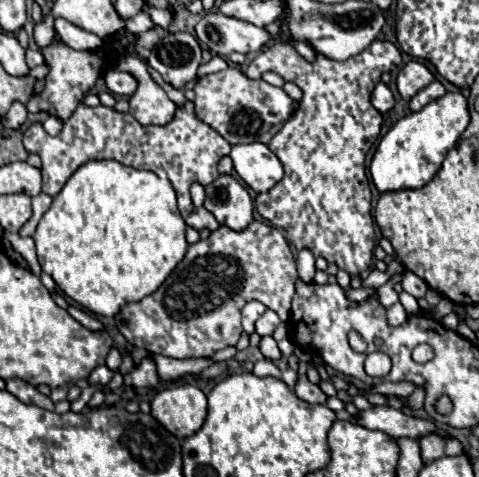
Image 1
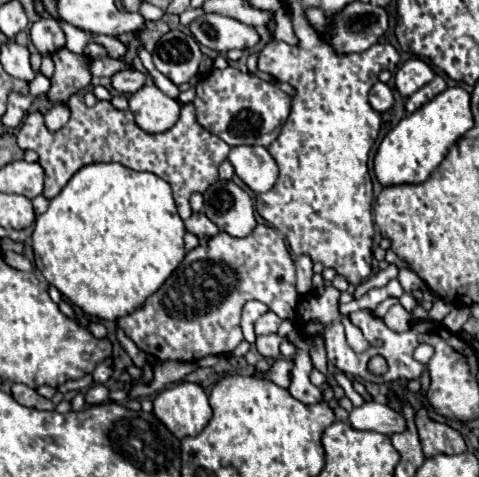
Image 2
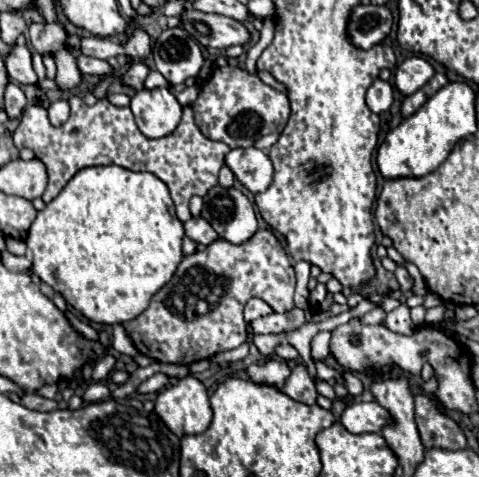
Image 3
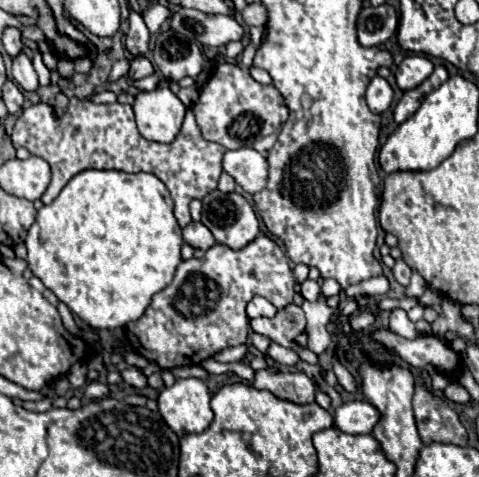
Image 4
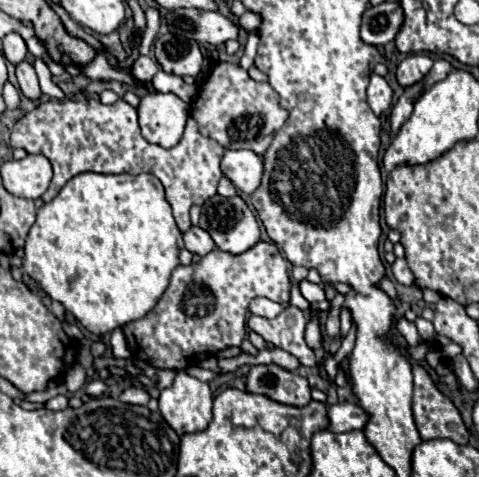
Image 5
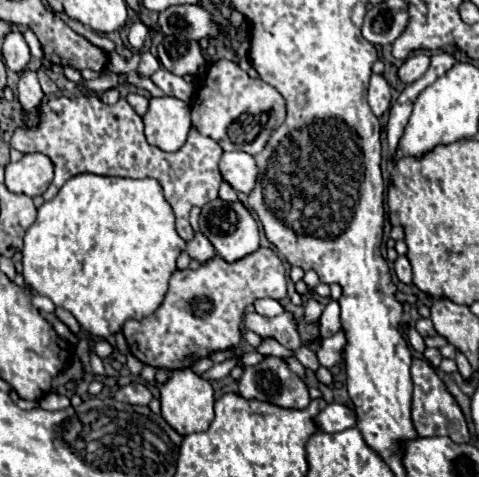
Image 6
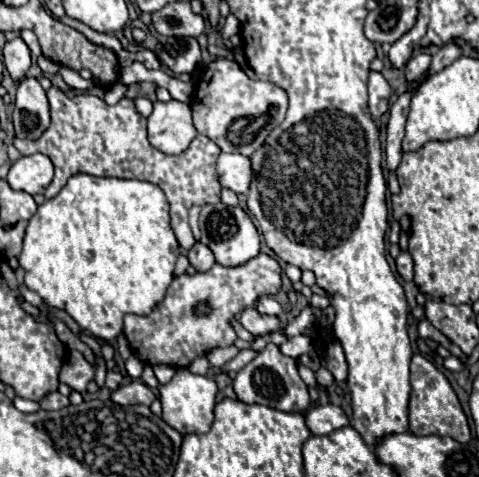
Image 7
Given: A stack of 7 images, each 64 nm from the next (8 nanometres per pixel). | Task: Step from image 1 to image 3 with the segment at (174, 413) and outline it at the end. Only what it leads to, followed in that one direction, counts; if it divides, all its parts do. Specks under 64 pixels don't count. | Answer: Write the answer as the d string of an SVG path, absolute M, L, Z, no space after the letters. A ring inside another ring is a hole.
M192 376L160 390L154 402L156 414L178 436L202 434L212 422L212 408L204 384Z

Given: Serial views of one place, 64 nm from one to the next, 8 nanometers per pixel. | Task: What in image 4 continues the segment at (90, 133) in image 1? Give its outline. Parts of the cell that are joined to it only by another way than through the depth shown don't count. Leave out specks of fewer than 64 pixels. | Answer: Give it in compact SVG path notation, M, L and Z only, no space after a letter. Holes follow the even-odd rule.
M70 98L68 110L62 118L54 116L50 104L36 104L26 108L14 126L12 144L14 148L20 146L28 148L34 156L44 158L50 164L52 182L44 192L44 196L40 198L44 204L50 204L72 176L88 168L150 172L166 184L174 200L174 216L182 228L192 222L188 210L190 200L192 198L202 200L208 192L216 188L222 172L222 156L226 152L224 146L202 138L190 108L184 116L184 124L176 140L172 144L160 144L146 140L138 132L134 122L134 110L128 104L120 102L92 104L90 100L80 100L80 98Z

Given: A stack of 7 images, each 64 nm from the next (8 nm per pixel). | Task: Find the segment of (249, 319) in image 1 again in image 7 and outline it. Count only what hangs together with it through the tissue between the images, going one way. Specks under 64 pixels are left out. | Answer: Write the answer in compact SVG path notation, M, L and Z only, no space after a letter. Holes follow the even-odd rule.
M262 296L262 298L256 302L256 310L258 310L260 314L270 314L270 316L282 314L282 306L280 306L272 296Z

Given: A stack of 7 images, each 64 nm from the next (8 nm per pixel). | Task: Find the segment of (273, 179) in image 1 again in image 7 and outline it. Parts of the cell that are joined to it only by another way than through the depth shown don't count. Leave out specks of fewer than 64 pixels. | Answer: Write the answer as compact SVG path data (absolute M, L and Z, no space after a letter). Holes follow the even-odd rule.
M220 154L218 158L218 176L224 188L234 190L236 194L246 194L252 180L252 164L250 158L242 154Z

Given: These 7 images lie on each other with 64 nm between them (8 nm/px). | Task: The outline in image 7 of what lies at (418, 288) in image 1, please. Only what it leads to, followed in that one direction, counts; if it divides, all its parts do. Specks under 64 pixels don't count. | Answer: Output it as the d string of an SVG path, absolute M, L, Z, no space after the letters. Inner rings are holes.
M402 252L398 258L396 258L396 270L398 274L410 282L414 278L414 262L412 262L412 256L408 252Z

